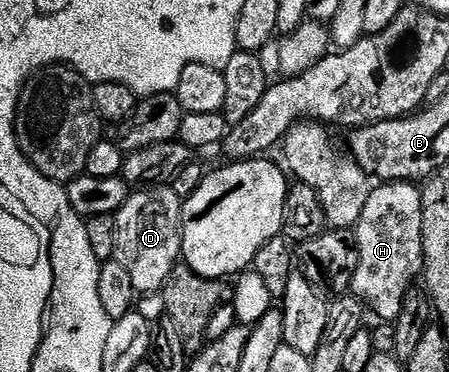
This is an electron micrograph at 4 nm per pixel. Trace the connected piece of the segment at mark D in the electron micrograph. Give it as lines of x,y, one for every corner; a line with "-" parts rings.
153,185
149,189
130,192
118,211
119,223
113,260
129,272
138,294
161,293
171,271
182,260
181,210
183,199
169,185

